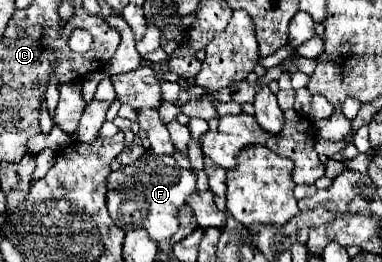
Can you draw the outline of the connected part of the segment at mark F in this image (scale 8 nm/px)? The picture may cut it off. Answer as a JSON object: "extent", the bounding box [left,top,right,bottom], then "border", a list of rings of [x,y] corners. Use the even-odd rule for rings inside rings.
{"extent":[106,154,196,242],"border":[[[150,154],[144,160],[136,160],[108,176],[106,204],[116,226],[124,232],[144,228],[156,242],[168,240],[178,230],[180,208],[186,206],[190,194],[196,192],[196,174],[176,164],[172,156]]]}

